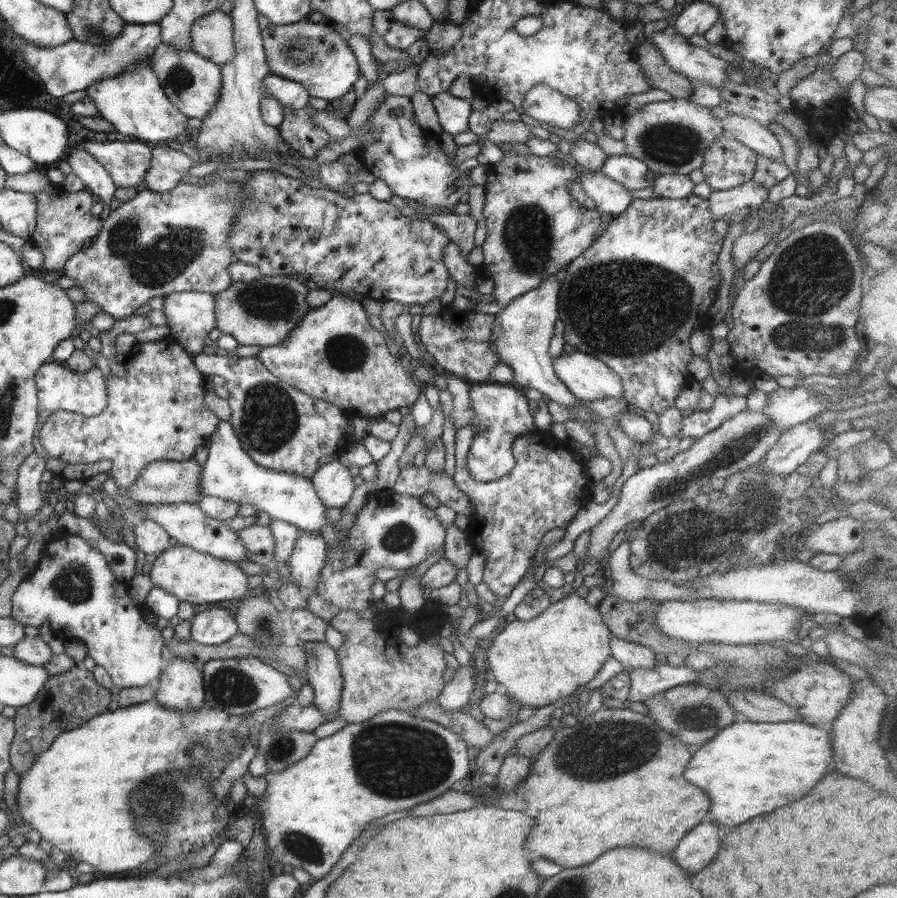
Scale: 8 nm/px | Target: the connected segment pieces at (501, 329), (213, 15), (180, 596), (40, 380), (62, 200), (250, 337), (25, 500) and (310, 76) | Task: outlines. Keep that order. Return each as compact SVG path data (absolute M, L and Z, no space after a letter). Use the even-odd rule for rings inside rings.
M563 270L556 272L554 276L548 276L543 282L521 297L515 298L509 305L506 305L500 312L494 315L493 326L491 326L491 336L489 343L493 355L497 357L499 363L507 365L513 373L512 381L519 384L523 390L533 388L547 396L549 400L561 404L567 408L574 408L575 416L573 420L579 422L590 421L596 415L585 411L579 401L566 390L566 386L555 376L551 364L552 358L548 354L549 342L554 332L554 325L558 320L557 315L557 292L559 292L559 276Z
M223 10L211 11L191 23L190 49L218 67L233 56L232 22Z
M176 544L169 546L152 562L149 579L155 588L173 595L179 602L203 604L235 600L249 594L248 576L237 567L237 563L197 552L191 547Z
M58 362L44 363L33 382L37 387L37 412L38 421L36 422L36 432L42 427L44 420L57 410L63 410L82 417L97 416L106 405L105 382L102 373L97 366L92 367L83 374L73 373L68 367L61 366Z
M55 187L53 193L34 194L34 204L36 204L35 225L30 239L41 252L42 268L49 273L61 273L65 262L67 262L76 252L84 250L92 244L92 240L101 230L102 220L91 214L91 206L95 198L90 192L85 190L68 192L63 187Z
M259 275L255 280L232 282L213 295L215 329L231 336L237 345L275 346L285 340L293 326L310 312L306 302L309 290L303 279L288 275Z
M35 453L30 454L18 468L15 506L19 513L26 516L26 520L33 516L42 505L39 482L43 470L45 470L44 460Z
M304 19L288 25L269 23L261 31L261 34L268 72L300 84L307 91L309 97L320 98L328 103L335 101L347 93L353 82L357 80L359 71L356 58L354 57L355 50L349 47L346 41L347 37L339 35L337 31L334 31L324 21L312 23Z

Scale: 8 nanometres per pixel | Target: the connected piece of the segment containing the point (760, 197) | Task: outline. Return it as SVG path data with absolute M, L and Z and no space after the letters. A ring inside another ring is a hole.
M753 180L729 190L711 191L708 211L713 220L724 220L727 226L737 225L748 214L757 213L766 201L767 191Z

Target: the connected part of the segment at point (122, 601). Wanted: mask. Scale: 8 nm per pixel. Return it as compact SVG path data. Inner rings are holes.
M59 529L53 540L64 537L67 546L61 552L49 554L45 548L33 572L11 595L11 614L13 620L25 626L39 628L41 624L50 626L52 636L61 641L71 637L80 640L86 646L86 653L94 660L97 666L105 669L112 684L118 689L141 688L149 682L157 680L165 662L161 660L163 638L161 631L144 621L138 604L126 594L125 584L115 579L109 565L101 551L89 544L88 540L75 534L69 534Z

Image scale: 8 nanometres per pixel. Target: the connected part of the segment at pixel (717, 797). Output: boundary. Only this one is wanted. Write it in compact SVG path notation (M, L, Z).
M737 719L693 751L683 778L709 796L709 820L741 824L763 812L799 800L823 776L825 758L831 763L828 729L801 721L749 722Z

